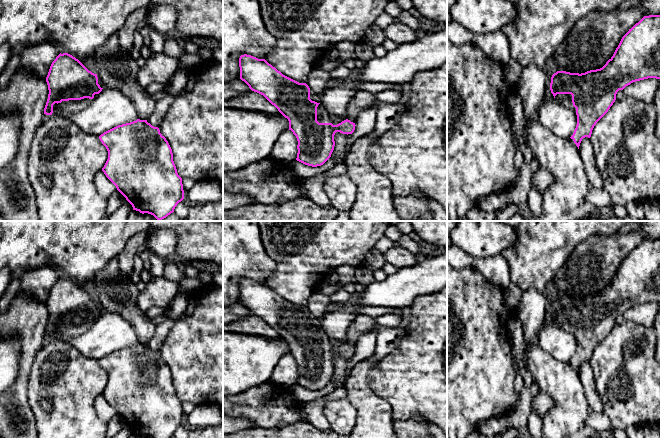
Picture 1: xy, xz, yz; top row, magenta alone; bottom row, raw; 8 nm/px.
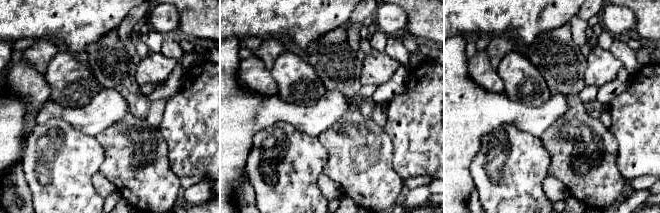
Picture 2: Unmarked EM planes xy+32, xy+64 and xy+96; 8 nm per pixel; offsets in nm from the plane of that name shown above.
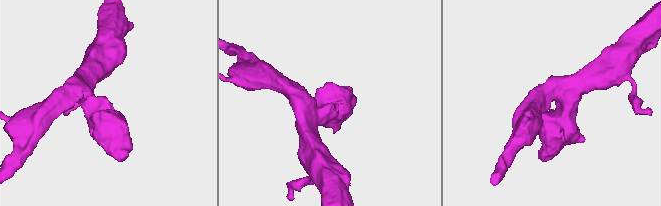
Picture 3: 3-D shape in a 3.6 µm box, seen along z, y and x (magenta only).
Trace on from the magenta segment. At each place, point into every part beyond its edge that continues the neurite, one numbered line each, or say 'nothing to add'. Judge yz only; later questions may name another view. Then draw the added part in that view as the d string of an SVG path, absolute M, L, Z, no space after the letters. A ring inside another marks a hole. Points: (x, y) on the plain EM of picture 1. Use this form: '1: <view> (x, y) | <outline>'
1: yz (565, 323) | M557 318L555 320L555 323L565 331L576 335L576 332L573 330L573 327L572 327L571 318Z

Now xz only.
1: xz (322, 339) | M321 328L317 331L317 345L319 347L331 347L331 342L328 336L322 331Z

